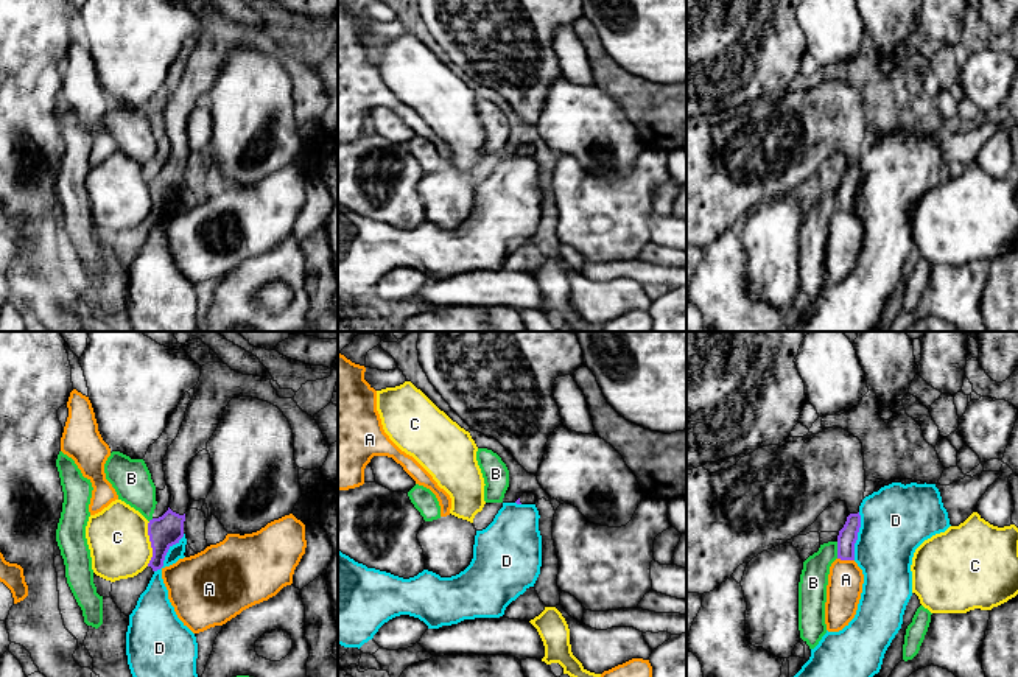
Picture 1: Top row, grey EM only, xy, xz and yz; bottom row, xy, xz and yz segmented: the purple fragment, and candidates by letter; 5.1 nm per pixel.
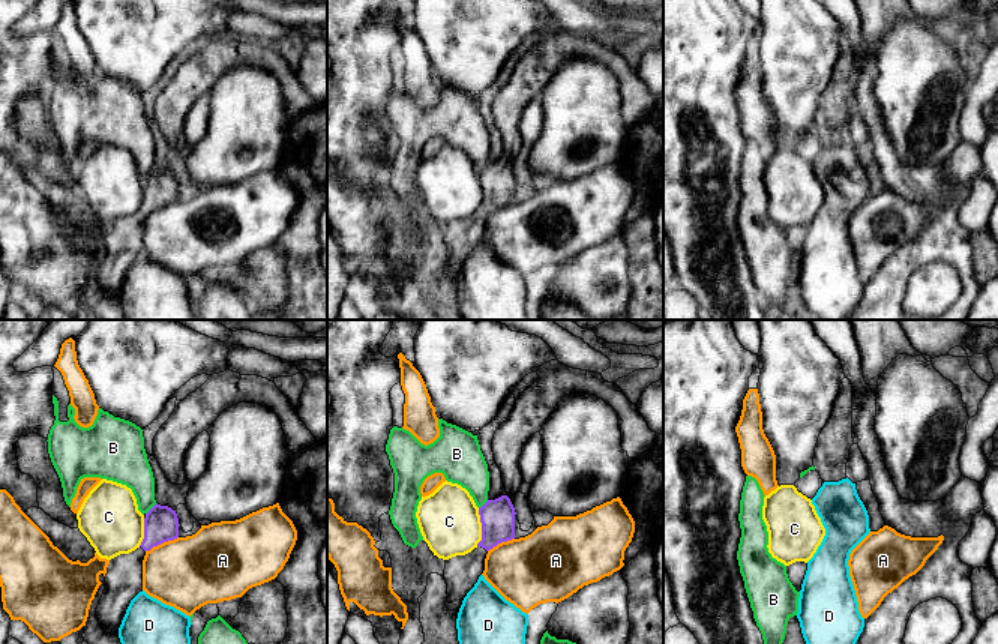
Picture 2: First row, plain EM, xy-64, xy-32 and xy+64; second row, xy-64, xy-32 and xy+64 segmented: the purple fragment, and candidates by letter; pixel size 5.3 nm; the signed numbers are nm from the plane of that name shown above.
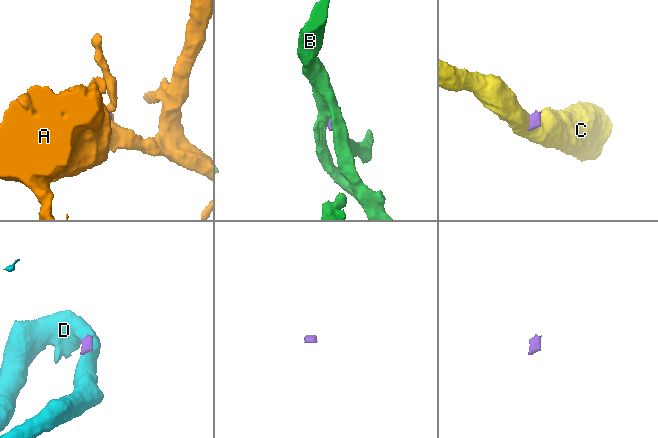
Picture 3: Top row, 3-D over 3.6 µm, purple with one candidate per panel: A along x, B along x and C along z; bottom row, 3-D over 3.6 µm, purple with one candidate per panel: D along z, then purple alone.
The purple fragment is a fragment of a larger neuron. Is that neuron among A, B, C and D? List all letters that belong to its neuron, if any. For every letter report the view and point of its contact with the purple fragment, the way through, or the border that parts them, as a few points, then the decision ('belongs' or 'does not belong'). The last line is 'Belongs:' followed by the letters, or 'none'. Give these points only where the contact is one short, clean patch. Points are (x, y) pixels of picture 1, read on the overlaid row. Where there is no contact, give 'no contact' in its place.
A: meets purple in yz at (845, 559); border along yz (838, 557), (853, 561); does not belong
B: meets purple in yz at (838, 550); border along yz (836, 542), (838, 557); does not belong
C: meets purple in xy at (151, 543); border along xy (150, 522), (151, 559), (147, 565); does not belong
D: meets purple in yz at (856, 536); border along yz (860, 512), (860, 531), (853, 559); does not belong
Belongs: none

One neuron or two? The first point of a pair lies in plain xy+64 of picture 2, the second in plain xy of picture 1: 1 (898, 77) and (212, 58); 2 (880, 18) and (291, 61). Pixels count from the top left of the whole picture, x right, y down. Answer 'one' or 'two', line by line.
1: two
2: one

